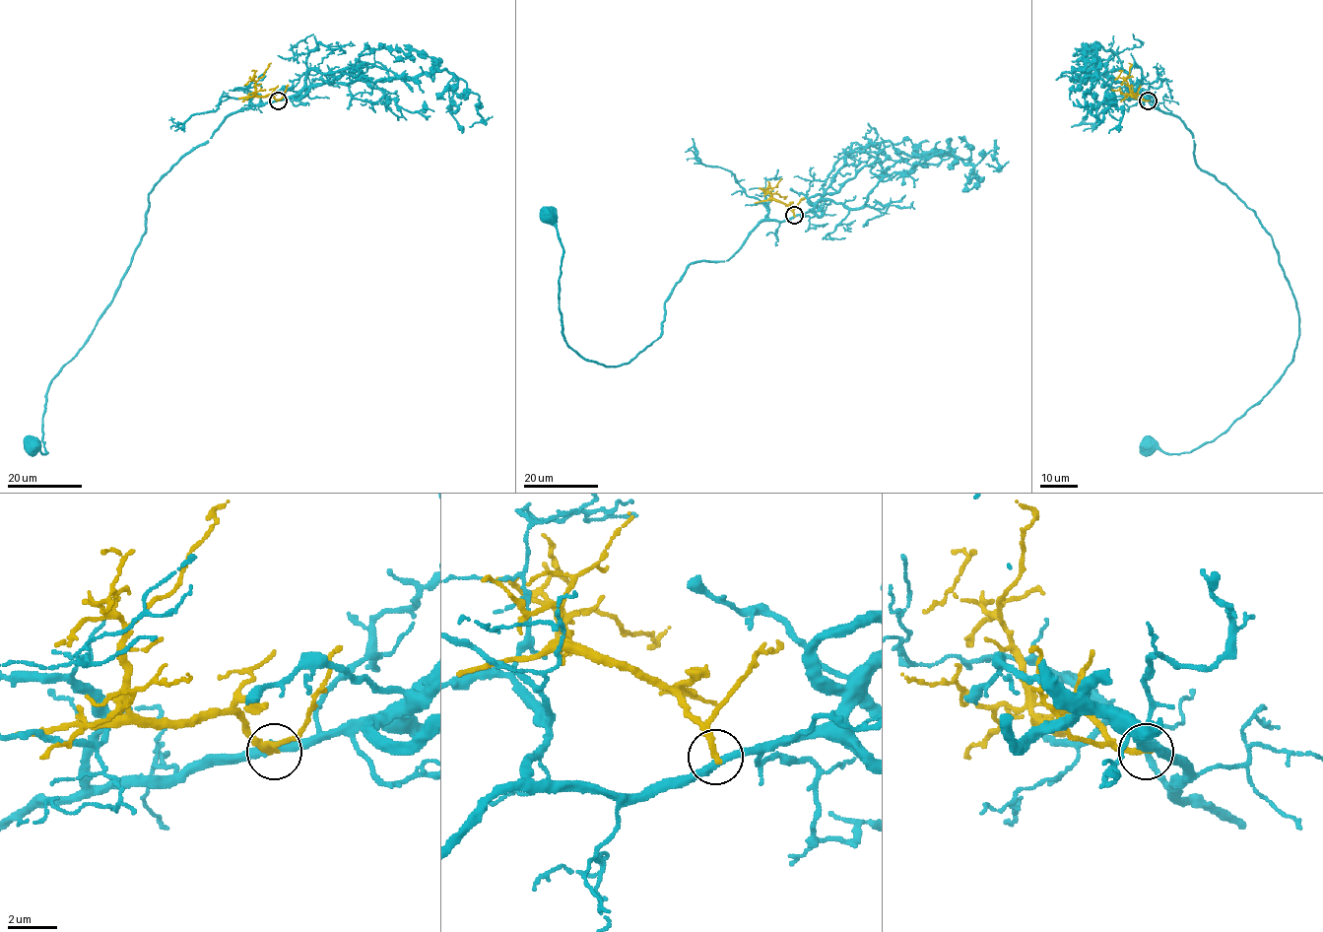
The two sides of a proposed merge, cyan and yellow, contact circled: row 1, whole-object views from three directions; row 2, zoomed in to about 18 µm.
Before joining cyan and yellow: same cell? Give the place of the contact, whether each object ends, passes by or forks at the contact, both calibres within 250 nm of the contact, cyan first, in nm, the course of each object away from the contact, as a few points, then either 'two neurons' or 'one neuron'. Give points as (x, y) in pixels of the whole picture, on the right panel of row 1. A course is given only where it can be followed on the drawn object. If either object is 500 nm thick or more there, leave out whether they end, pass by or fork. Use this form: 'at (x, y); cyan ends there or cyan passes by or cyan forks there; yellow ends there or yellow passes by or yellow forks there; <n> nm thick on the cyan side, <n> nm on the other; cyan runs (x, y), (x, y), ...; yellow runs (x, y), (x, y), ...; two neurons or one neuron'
at (1148, 100); cyan passes by; yellow ends there; 320 nm thick on the cyan side, 280 nm on the other; cyan runs (1149, 100), (1184, 123), (1195, 163), (1271, 235), (1298, 321), (1292, 362), (1213, 440), (1175, 453), (1151, 445); yellow runs (1149, 100), (1132, 94), (1126, 82), (1129, 63); two neurons

